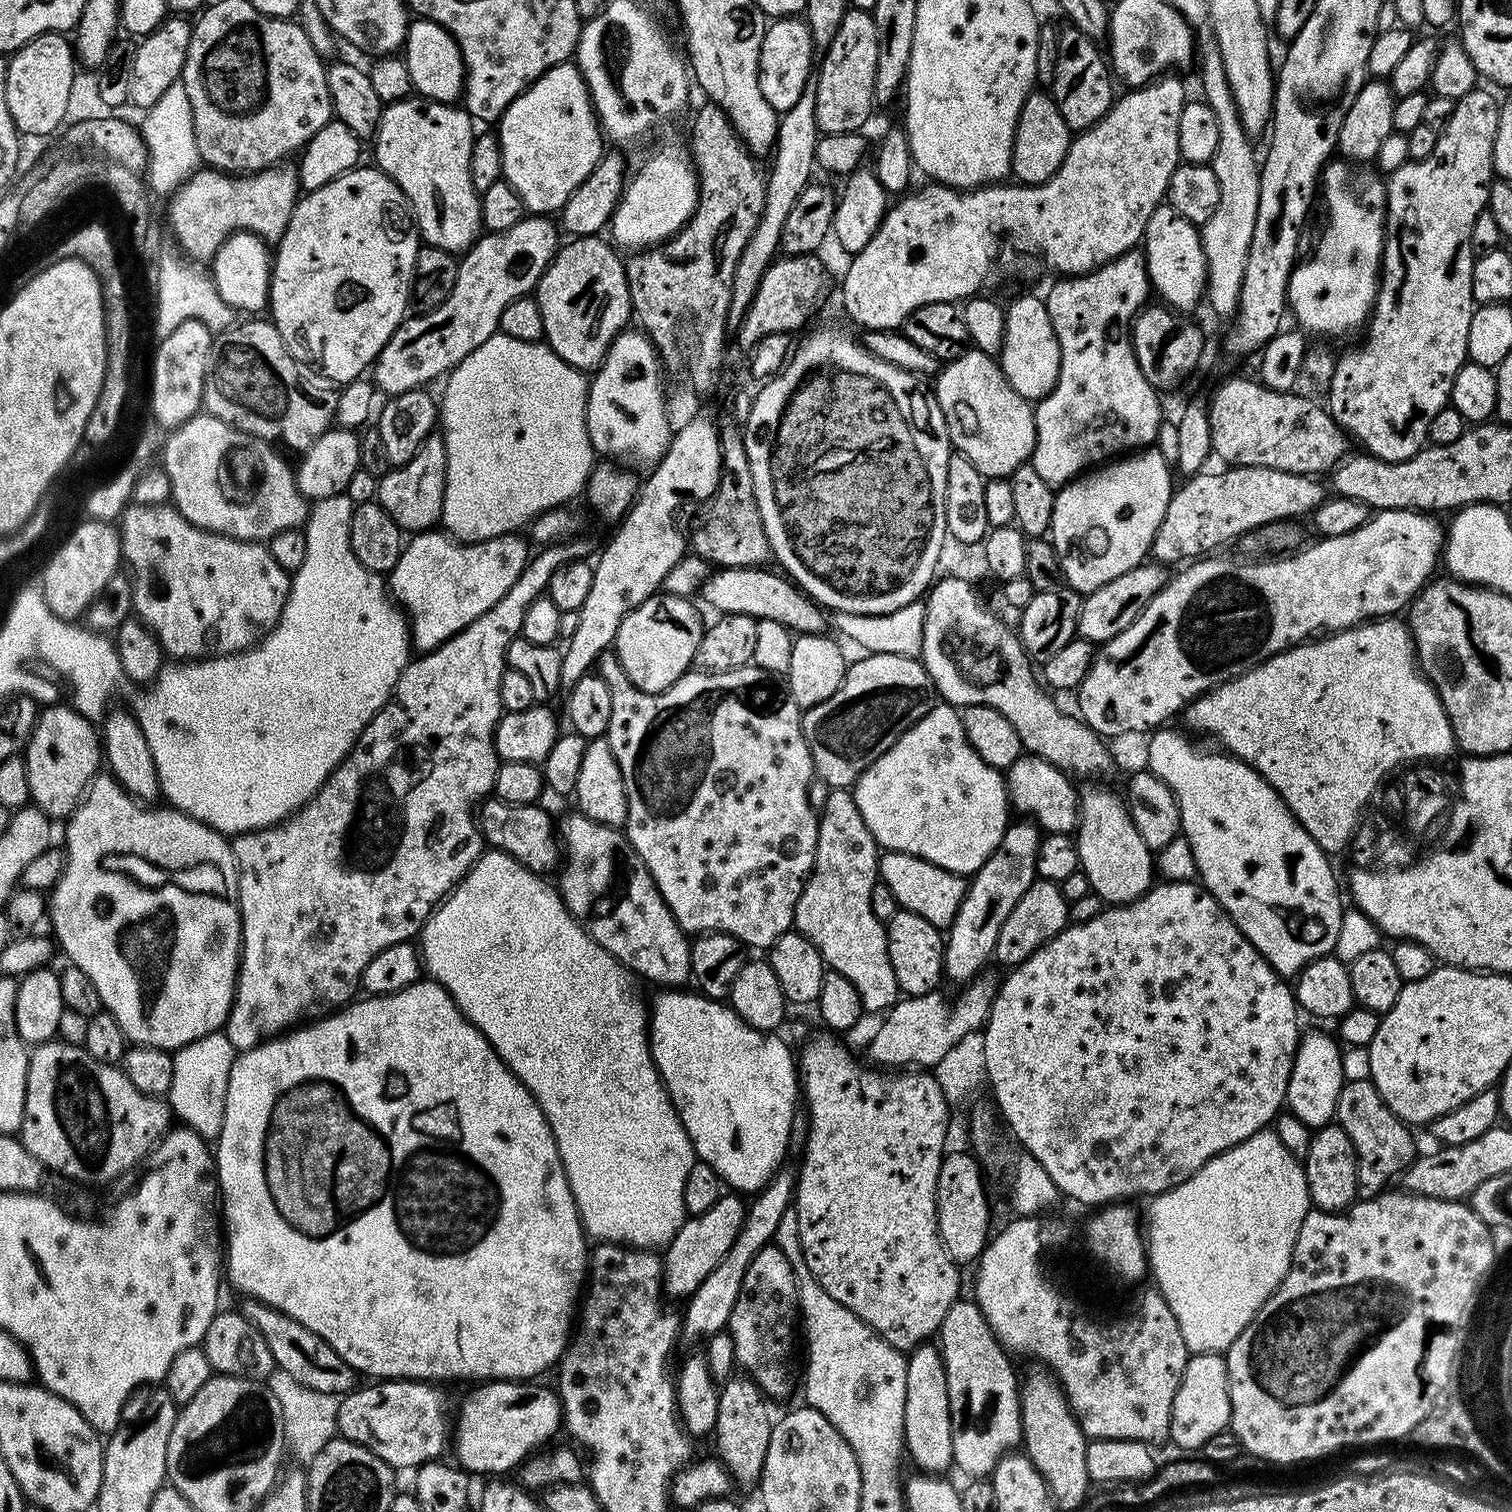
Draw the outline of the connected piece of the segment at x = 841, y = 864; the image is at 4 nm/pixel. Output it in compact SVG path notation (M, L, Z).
M834 788L827 794L829 796L824 800L824 809L821 807L818 812L816 860L804 884L802 898L798 898L794 928L820 951L825 965L831 971L854 982L854 990L858 990L862 998L865 1013L883 1013L896 1003L901 990L898 978L894 978L894 966L890 966L885 925L874 914L874 910L870 910L870 890L874 890L878 882L878 845L866 822L862 822L855 795L847 788Z

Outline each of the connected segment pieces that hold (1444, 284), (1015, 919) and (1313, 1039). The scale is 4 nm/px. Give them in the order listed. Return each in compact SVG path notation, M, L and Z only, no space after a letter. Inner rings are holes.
M1483 86L1471 88L1460 97L1454 106L1454 114L1450 114L1450 122L1437 135L1436 145L1427 158L1415 162L1407 162L1386 176L1386 215L1384 217L1384 258L1380 270L1380 286L1376 289L1376 302L1372 305L1372 315L1363 333L1364 345L1352 348L1344 357L1336 361L1333 382L1326 395L1326 407L1334 418L1334 422L1342 431L1348 433L1353 441L1361 444L1363 451L1369 456L1376 456L1386 462L1402 462L1414 458L1420 449L1429 443L1428 431L1436 416L1441 415L1449 407L1452 399L1452 387L1458 370L1468 360L1468 339L1470 338L1470 318L1474 311L1472 298L1472 261L1474 253L1469 242L1470 230L1474 230L1474 218L1488 207L1488 195L1494 183L1494 142L1498 134L1500 121L1499 99L1495 100Z
M1036 879L1030 890L1026 890L1026 894L1018 898L1018 906L1014 906L1014 910L1010 910L1010 914L1006 917L1006 922L1002 922L1002 930L998 930L995 963L1000 963L1004 970L1011 970L1026 962L1030 954L1037 952L1042 945L1050 942L1050 938L1054 938L1068 927L1069 903L1057 881Z
M1305 1031L1300 1037L1300 1045L1296 1048L1294 1066L1290 1074L1287 1111L1302 1118L1302 1122L1306 1122L1313 1130L1333 1123L1338 1094L1346 1083L1342 1074L1342 1048L1335 1039L1333 1040L1324 1032Z

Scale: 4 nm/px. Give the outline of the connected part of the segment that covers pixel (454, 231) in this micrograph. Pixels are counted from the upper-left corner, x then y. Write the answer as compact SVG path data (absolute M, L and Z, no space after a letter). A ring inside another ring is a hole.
M409 98L395 100L381 111L374 137L375 167L385 172L408 199L421 241L453 254L471 248L482 232L480 193L474 190L474 182L470 182L470 150L474 139L472 127L472 117L455 103L443 104L437 100Z

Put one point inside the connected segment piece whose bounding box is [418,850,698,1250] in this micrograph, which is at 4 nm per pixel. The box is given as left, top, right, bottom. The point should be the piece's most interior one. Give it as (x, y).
(560, 1011)

